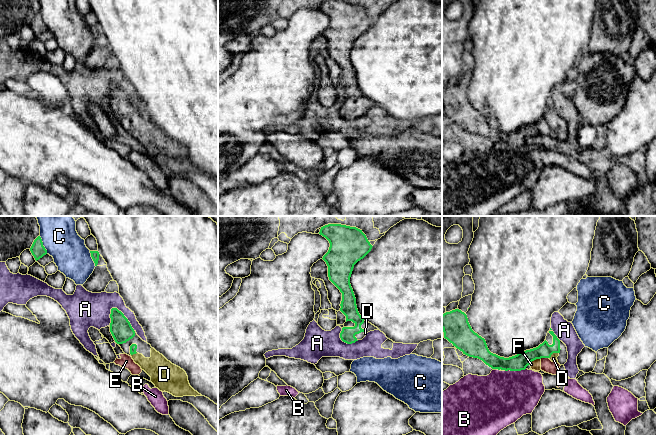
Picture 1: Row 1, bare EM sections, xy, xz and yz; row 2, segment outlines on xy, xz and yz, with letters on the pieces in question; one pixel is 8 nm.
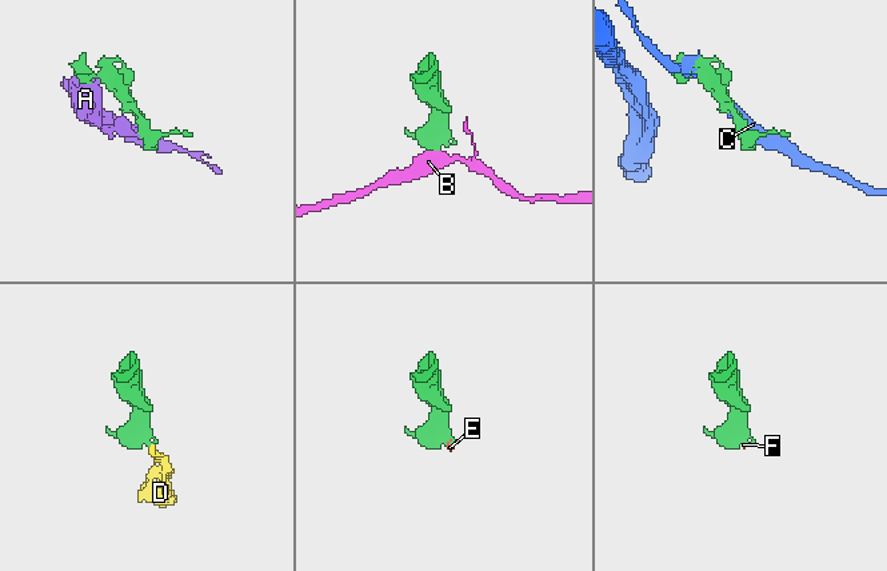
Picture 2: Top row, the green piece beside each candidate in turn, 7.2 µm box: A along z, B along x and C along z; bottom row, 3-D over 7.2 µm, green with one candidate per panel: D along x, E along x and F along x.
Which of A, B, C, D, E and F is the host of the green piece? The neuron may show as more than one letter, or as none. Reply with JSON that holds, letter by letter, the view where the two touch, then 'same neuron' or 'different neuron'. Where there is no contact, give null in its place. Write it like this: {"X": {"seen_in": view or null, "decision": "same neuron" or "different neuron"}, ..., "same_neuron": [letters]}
{"A": {"seen_in": "xy", "decision": "different neuron"}, "B": {"seen_in": "yz", "decision": "different neuron"}, "C": {"seen_in": "xy", "decision": "different neuron"}, "D": {"seen_in": "yz", "decision": "same neuron"}, "E": {"seen_in": "yz", "decision": "different neuron"}, "F": {"seen_in": "yz", "decision": "different neuron"}, "same_neuron": ["D"]}

